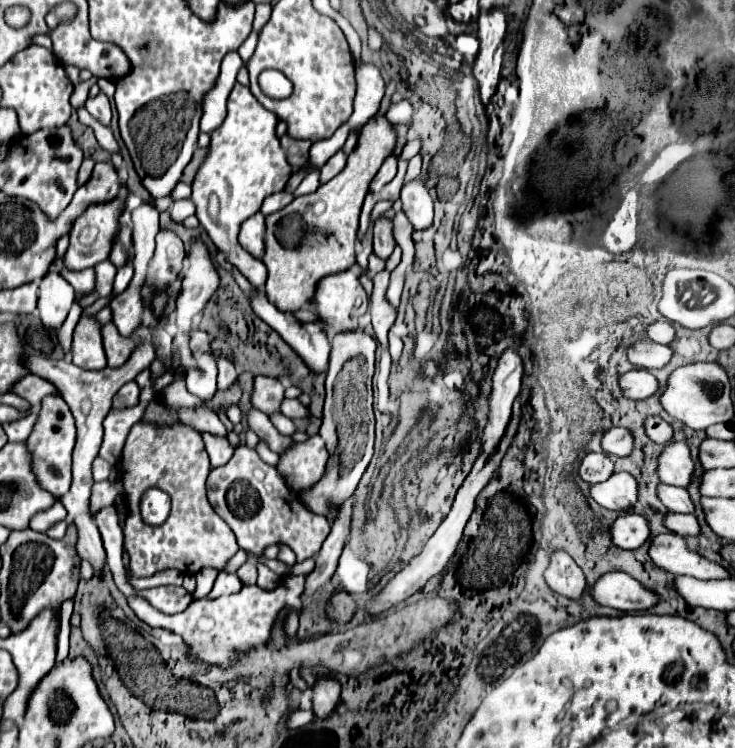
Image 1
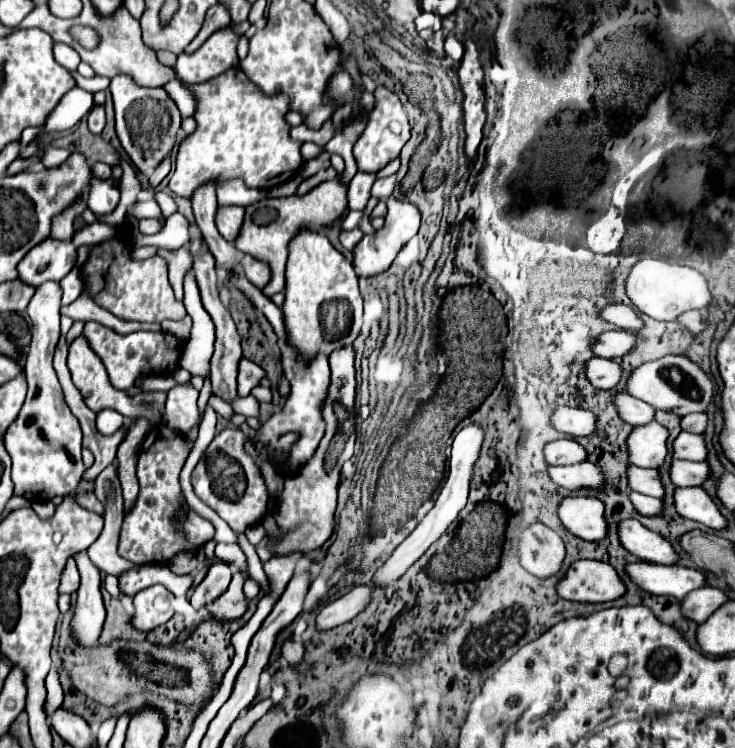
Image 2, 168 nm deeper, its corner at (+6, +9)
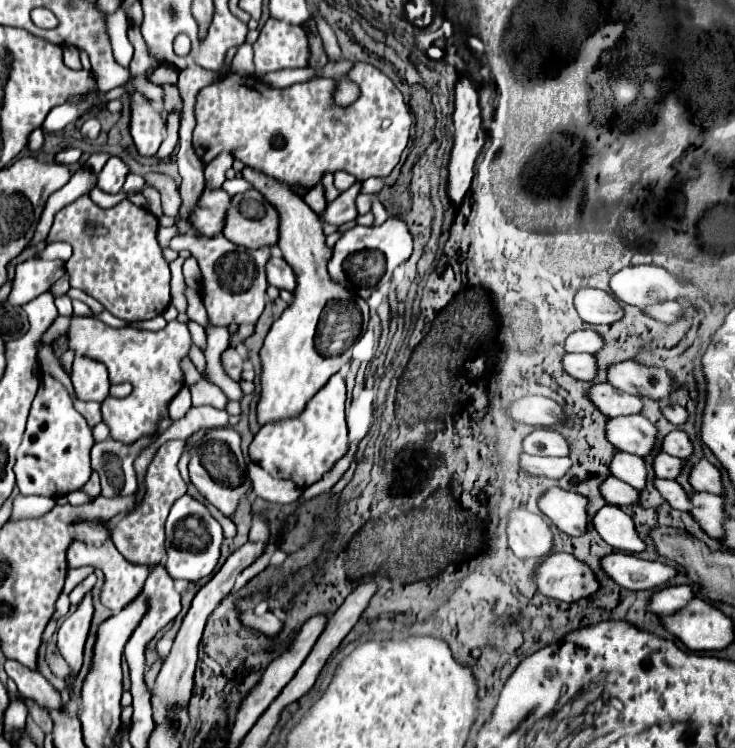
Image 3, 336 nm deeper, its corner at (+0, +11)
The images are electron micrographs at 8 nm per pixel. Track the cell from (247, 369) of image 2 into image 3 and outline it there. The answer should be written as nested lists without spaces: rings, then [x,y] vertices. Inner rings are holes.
[[[227,348],[223,354],[221,354],[221,366],[223,370],[229,374],[229,378],[233,378],[235,382],[241,380],[241,364],[245,360],[245,348]]]

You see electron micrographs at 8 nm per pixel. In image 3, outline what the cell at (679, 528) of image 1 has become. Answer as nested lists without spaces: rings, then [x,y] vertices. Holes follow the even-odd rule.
[[[607,476],[601,486],[601,496],[607,504],[613,506],[627,506],[627,504],[635,504],[639,500],[639,492],[635,488],[629,488],[629,484],[617,480],[615,476]]]

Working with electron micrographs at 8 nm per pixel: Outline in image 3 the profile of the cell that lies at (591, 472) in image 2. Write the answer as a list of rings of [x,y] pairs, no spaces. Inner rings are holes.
[[[521,454],[519,456],[519,466],[523,472],[531,476],[547,476],[559,480],[571,466],[569,458],[545,458],[545,456],[531,456],[531,454]]]

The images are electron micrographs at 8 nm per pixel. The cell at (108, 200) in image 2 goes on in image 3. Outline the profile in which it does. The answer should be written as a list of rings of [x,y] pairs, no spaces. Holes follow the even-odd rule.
[[[111,156],[103,166],[101,174],[97,174],[97,186],[107,194],[117,194],[121,192],[127,174],[129,174],[129,166],[121,158]]]

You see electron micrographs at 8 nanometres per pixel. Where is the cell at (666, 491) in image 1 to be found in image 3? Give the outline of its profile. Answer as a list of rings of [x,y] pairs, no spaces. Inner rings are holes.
[[[617,452],[613,458],[611,458],[611,464],[609,464],[609,472],[627,482],[629,486],[641,490],[645,488],[645,482],[647,482],[647,468],[645,468],[645,462],[643,458],[639,456],[633,456],[629,452]]]

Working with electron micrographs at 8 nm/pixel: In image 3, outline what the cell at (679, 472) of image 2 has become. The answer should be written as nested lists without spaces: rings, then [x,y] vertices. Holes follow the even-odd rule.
[[[657,452],[657,456],[653,458],[653,472],[655,472],[655,476],[675,480],[677,474],[683,472],[683,462],[665,452]]]

